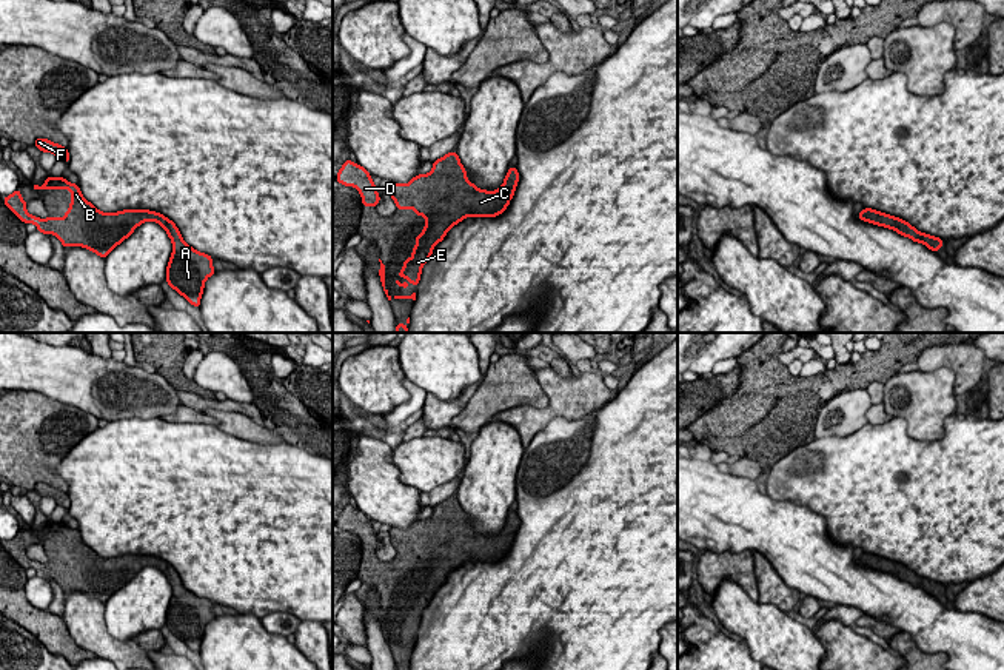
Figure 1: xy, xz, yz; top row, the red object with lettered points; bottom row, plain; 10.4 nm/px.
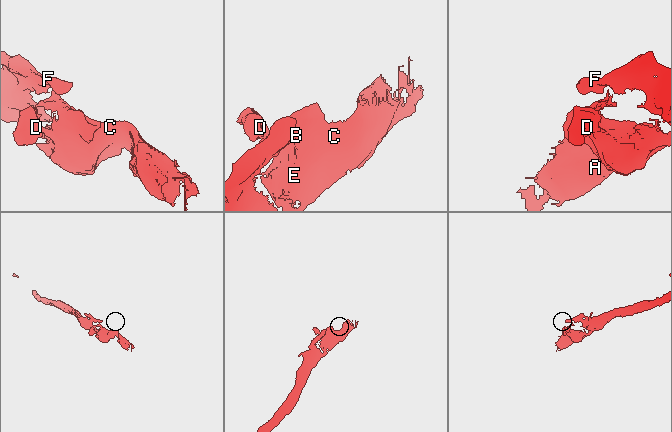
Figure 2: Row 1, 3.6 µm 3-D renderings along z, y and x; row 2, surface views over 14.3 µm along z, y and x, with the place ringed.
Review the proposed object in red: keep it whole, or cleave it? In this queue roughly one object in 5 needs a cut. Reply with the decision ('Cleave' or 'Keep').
Keep

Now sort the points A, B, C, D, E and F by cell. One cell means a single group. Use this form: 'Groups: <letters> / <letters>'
Groups: A B C D E F

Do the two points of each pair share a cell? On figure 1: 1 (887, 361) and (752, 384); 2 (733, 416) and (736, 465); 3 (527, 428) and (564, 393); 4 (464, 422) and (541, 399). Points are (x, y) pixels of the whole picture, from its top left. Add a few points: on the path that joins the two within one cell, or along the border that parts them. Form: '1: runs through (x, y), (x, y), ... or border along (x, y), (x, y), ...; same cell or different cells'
1: runs through (853, 376), (841, 378), (824, 387), (786, 387); same cell
2: border along (759, 459), (735, 458), (732, 461); different cells
3: runs through (536, 419), (544, 416), (558, 402); same cell
4: runs through (482, 407), (493, 396), (522, 396); same cell

